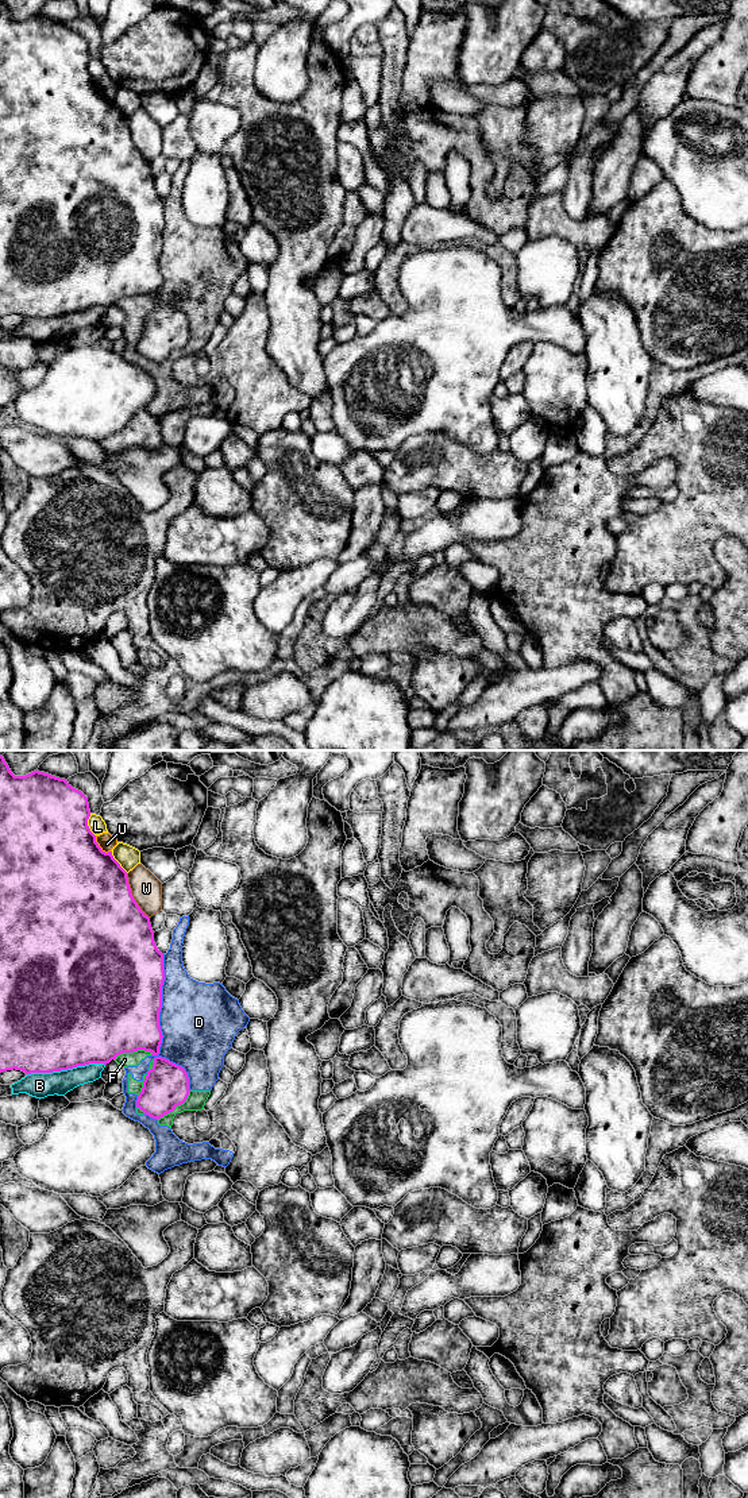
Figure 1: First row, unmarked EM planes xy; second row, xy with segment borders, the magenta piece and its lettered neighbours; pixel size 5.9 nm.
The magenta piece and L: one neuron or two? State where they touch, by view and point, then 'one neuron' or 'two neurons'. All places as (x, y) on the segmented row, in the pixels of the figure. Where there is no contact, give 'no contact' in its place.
meets magenta in xy at (87, 825); two neurons

